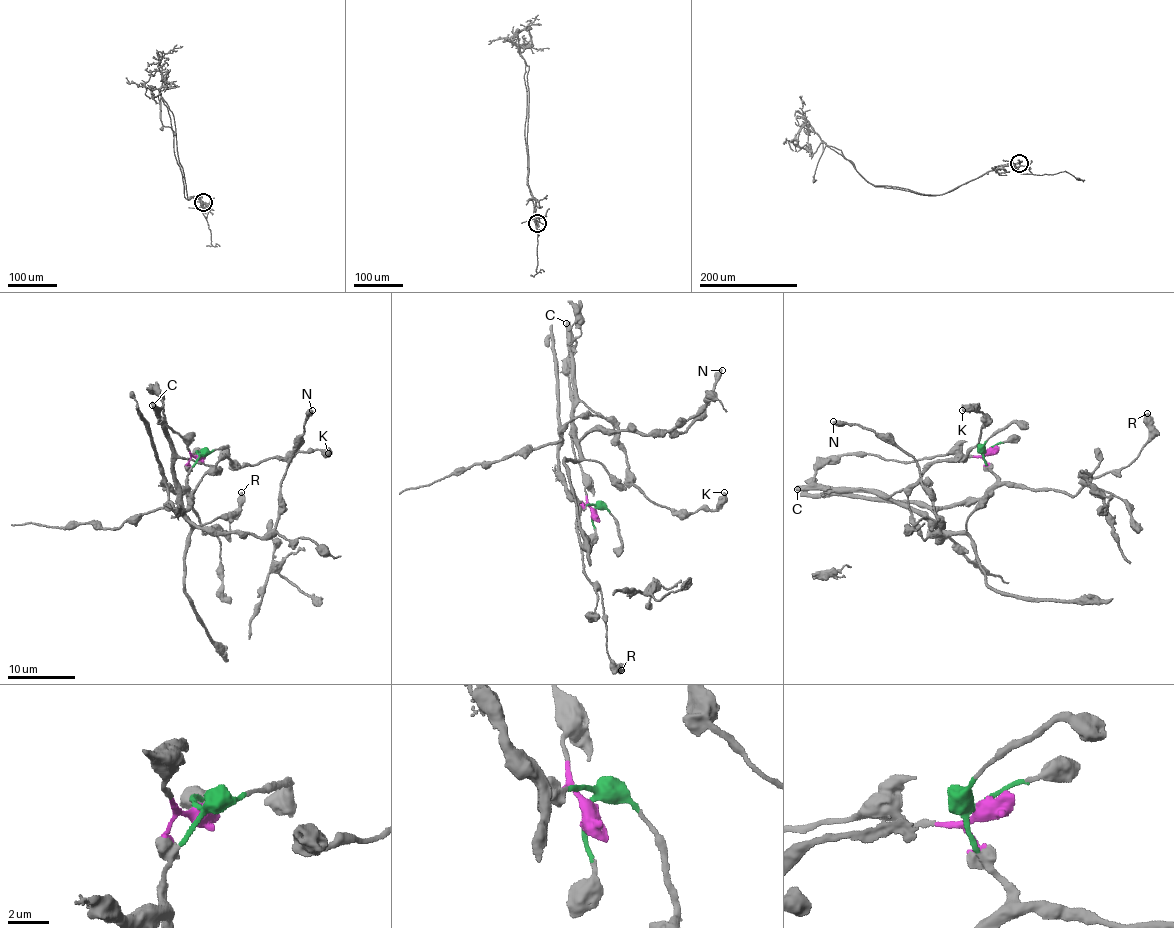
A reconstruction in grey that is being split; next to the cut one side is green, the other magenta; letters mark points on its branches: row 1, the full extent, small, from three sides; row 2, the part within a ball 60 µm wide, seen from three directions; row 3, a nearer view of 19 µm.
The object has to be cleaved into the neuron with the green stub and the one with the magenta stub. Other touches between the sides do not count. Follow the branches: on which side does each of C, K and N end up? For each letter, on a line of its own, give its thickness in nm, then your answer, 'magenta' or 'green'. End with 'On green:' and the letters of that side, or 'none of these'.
C: 600 nm | magenta
K: 550 nm | magenta
N: 480 nm | magenta
On green: none of these

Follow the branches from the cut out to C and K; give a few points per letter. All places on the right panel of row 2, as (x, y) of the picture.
C: (988, 450), (977, 456), (940, 455), (913, 461), (842, 455), (816, 469), (808, 485), (797, 489)
K: (988, 450), (842, 455), (814, 481), (885, 496), (910, 485), (978, 441), (978, 404), (961, 409)

